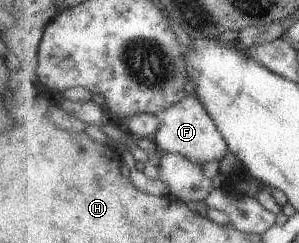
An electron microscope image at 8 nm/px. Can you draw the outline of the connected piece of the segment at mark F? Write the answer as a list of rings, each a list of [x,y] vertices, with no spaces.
[[[195,94],[183,97],[161,114],[161,128],[156,132],[154,142],[167,153],[185,155],[200,165],[207,164],[211,160],[221,162],[230,151],[230,146],[206,106],[194,97]]]

